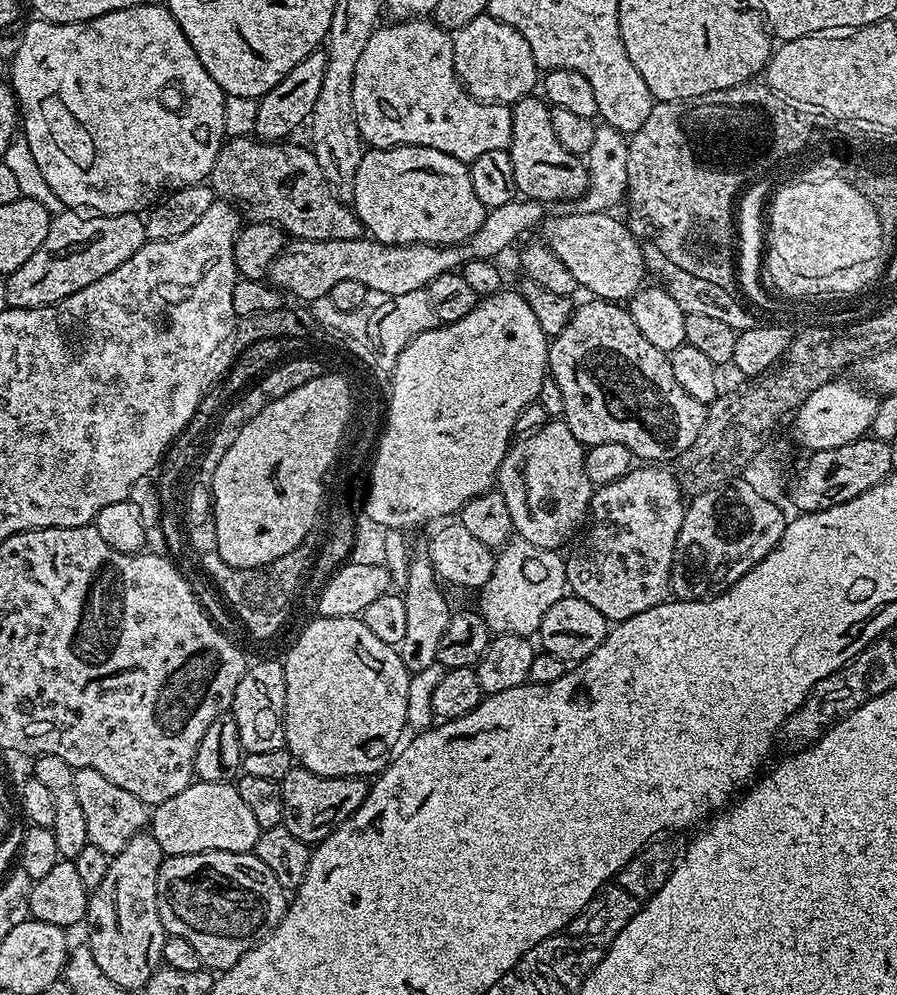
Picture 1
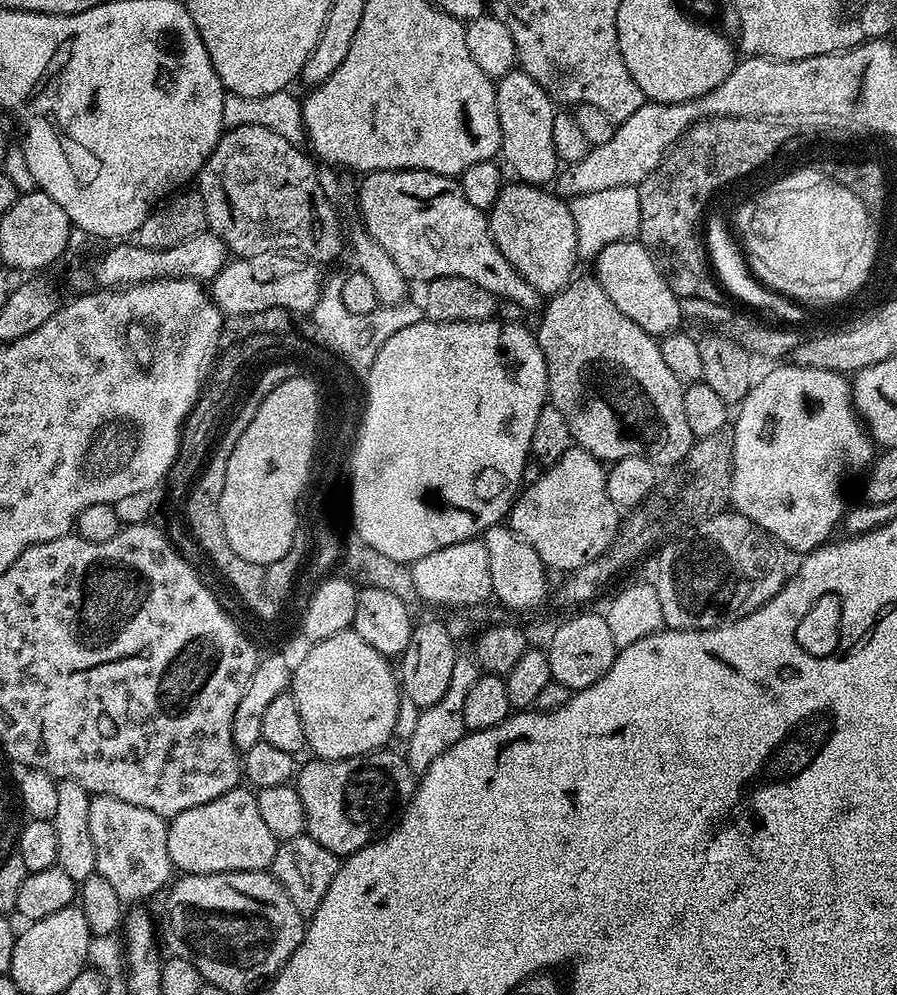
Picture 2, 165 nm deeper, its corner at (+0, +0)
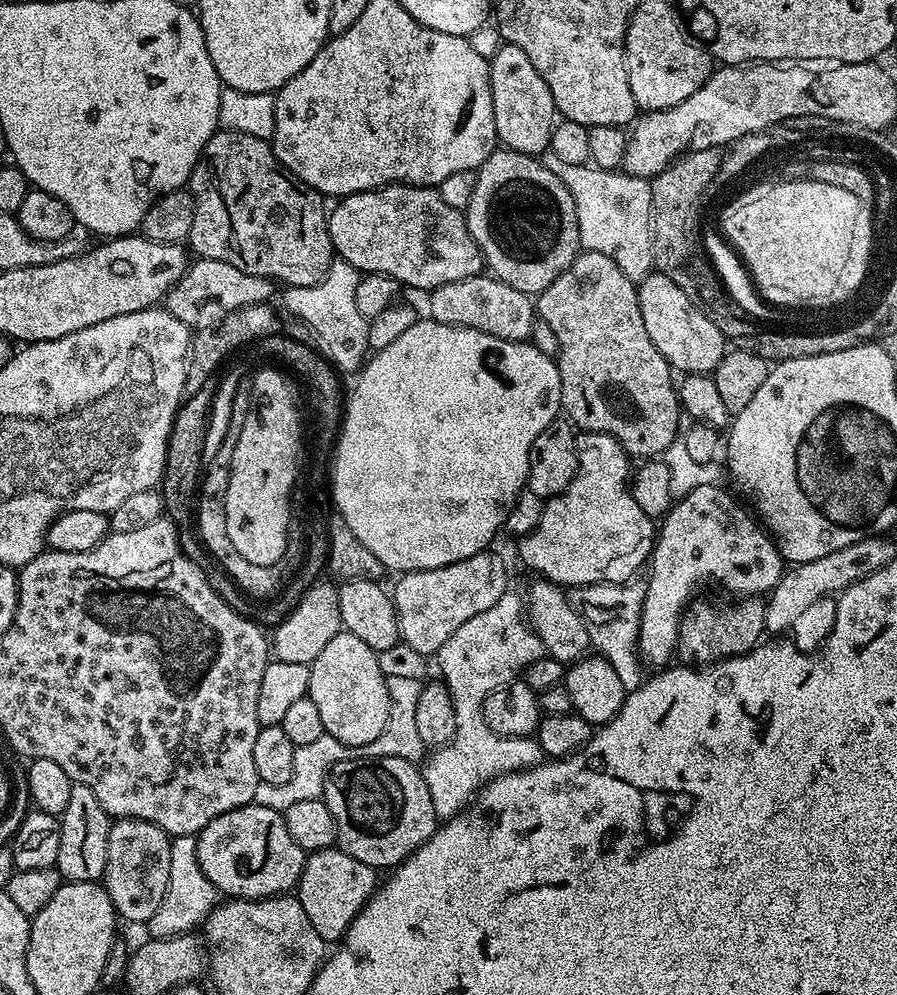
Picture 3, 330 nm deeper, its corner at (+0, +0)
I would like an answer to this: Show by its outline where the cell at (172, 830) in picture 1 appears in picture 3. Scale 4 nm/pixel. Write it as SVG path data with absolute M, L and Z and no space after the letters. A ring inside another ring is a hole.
M255 802L243 804L226 814L218 814L218 818L210 821L195 837L194 851L202 874L215 886L217 893L237 900L265 900L291 893L300 880L306 859L302 846L290 838L283 815Z

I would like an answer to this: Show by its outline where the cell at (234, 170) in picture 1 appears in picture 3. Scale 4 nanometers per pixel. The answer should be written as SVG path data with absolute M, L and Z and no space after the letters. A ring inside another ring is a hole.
M216 131L210 142L206 142L204 155L192 172L190 191L194 218L186 240L192 243L191 251L196 251L197 257L230 262L230 266L238 266L246 274L265 276L273 282L281 280L281 285L289 288L314 286L334 267L325 197L286 171L276 161L269 141L250 134Z

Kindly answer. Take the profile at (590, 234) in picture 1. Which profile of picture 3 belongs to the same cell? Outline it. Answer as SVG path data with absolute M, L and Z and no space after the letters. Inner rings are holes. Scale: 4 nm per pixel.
M653 271L638 284L638 299L642 318L646 322L646 334L650 334L650 342L658 346L658 354L666 358L668 365L677 373L689 376L707 376L715 373L722 362L726 351L726 338L704 312L699 312L661 272Z

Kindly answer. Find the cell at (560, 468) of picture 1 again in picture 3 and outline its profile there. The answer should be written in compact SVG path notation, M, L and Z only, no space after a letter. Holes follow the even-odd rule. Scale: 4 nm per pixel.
M580 432L576 438L576 445L578 446L578 470L575 478L570 482L570 486L562 494L552 497L541 507L540 521L538 526L527 536L519 537L518 544L520 544L520 560L529 568L530 571L536 572L537 577L549 580L552 584L559 584L565 589L574 587L582 587L584 584L602 584L611 581L613 577L620 582L628 582L633 579L632 576L640 567L643 569L649 563L652 546L656 543L658 535L657 525L654 523L653 517L646 514L646 510L642 510L642 506L638 506L638 502L634 502L634 494L632 493L632 486L630 483L630 468L628 472L628 463L630 457L625 452L624 447L614 438L610 438L610 434L598 434L597 432Z

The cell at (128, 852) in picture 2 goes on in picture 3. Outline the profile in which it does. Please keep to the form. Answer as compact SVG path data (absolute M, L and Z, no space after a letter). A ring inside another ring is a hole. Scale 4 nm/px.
M112 820L110 838L106 842L106 870L104 871L103 886L110 894L116 907L116 915L121 921L129 920L132 924L147 925L150 918L162 906L162 898L166 898L166 890L170 882L170 846L172 837L145 820Z

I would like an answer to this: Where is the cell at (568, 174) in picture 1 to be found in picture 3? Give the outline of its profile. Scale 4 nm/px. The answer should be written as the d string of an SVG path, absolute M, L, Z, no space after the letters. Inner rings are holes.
M501 43L498 54L494 54L488 66L494 126L497 141L511 152L539 157L549 151L548 143L556 128L558 113L556 103L550 94L550 86L542 82L542 74L534 70L530 58L518 46Z

